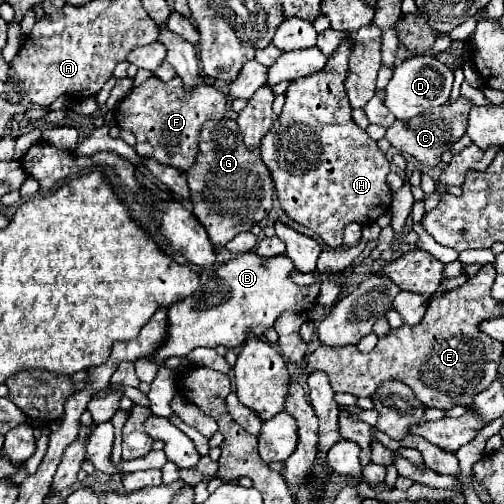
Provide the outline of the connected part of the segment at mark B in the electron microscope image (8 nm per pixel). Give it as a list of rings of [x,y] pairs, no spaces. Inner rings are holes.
[[[246,253],[232,257],[228,263],[220,267],[212,267],[210,275],[200,275],[200,287],[196,289],[194,297],[186,297],[168,307],[168,329],[166,339],[158,347],[152,359],[160,369],[150,385],[147,397],[150,401],[152,414],[170,417],[170,401],[176,395],[176,383],[172,369],[166,369],[164,361],[170,357],[186,357],[196,347],[218,347],[224,345],[228,349],[236,349],[244,343],[244,339],[252,333],[262,337],[262,333],[274,325],[280,313],[304,313],[316,305],[316,297],[320,291],[320,283],[312,287],[300,287],[292,283],[290,273],[294,265],[286,255],[278,255],[272,259],[262,259],[256,253]],[[160,385],[160,387],[156,387]],[[162,401],[162,403],[160,403]]]

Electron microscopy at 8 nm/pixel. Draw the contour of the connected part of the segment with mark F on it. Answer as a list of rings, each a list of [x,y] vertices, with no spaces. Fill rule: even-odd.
[[[178,75],[168,83],[150,77],[142,85],[132,87],[132,91],[116,105],[114,119],[118,127],[134,133],[136,137],[134,149],[140,157],[152,157],[162,165],[186,171],[190,169],[198,153],[198,131],[202,123],[208,119],[222,119],[226,109],[228,97],[214,85],[208,85],[204,79],[202,85],[186,89]]]

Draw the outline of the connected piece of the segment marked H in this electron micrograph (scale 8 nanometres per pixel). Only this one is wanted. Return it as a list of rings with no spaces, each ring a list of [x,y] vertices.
[[[344,41],[324,71],[292,81],[284,109],[260,145],[260,157],[272,175],[280,207],[292,221],[310,227],[328,247],[342,245],[342,231],[348,223],[370,225],[392,203],[386,183],[390,163],[376,141],[350,117],[352,109],[344,91],[350,51],[352,45]]]

